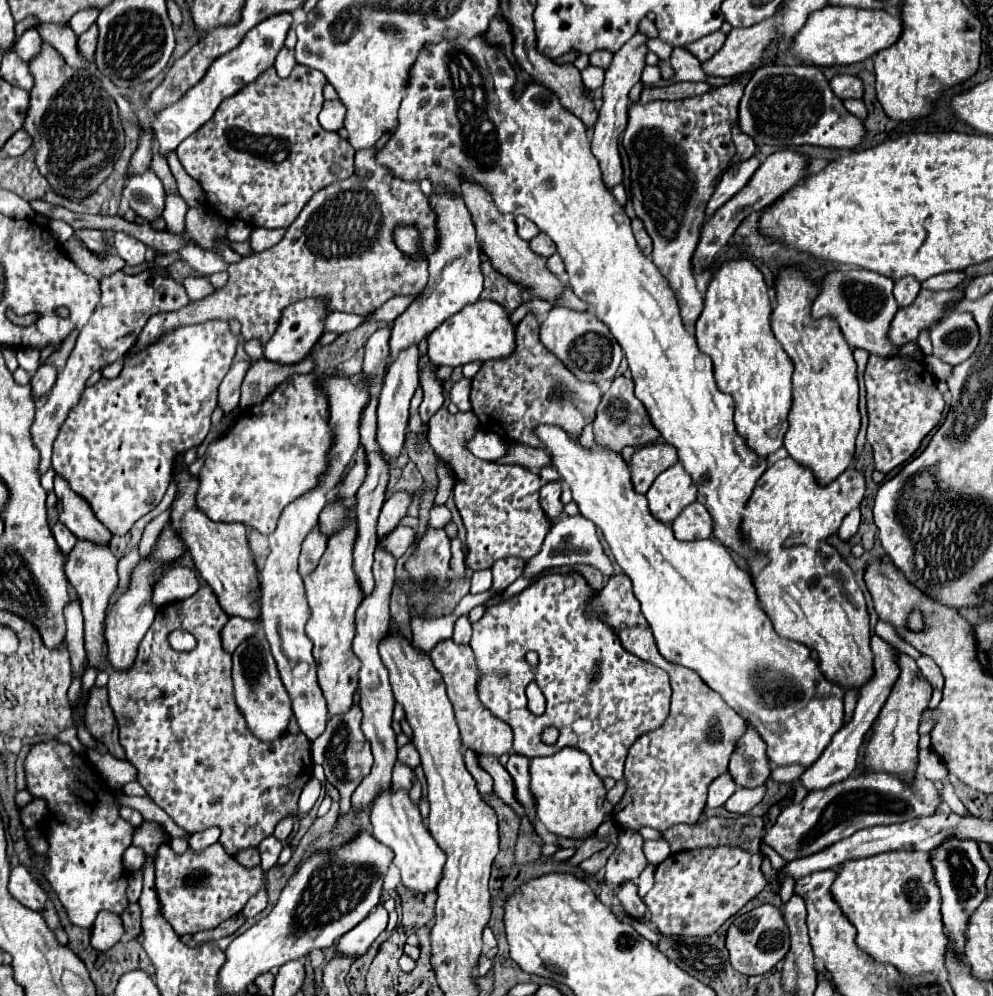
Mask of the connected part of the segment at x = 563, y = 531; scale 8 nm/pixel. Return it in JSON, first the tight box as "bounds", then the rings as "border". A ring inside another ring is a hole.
{"bounds":[522,514,612,578],"border":[[[580,514],[576,516],[562,516],[560,520],[554,522],[552,530],[548,532],[548,538],[544,540],[542,544],[542,550],[540,554],[536,554],[524,568],[522,576],[524,578],[534,578],[538,576],[542,570],[546,568],[562,568],[562,566],[578,566],[578,564],[590,564],[594,568],[598,568],[606,578],[612,576],[612,564],[608,560],[608,556],[604,554],[602,550],[602,544],[598,540],[598,534],[596,534],[596,526],[594,522],[588,522],[588,518],[580,518]]]}

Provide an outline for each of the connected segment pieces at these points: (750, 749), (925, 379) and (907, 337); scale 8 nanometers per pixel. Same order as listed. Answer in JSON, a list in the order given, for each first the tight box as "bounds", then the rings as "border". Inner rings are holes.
[{"bounds":[728,722,770,788],"border":[[[750,722],[746,724],[746,732],[742,734],[740,742],[732,752],[728,770],[736,780],[736,784],[744,788],[754,788],[764,784],[770,774],[764,740],[758,738],[756,728]]]},{"bounds":[864,356,946,474],"border":[[[870,356],[864,380],[868,402],[868,444],[874,450],[876,470],[888,474],[920,448],[922,438],[940,422],[946,402],[932,374],[922,362],[912,358]]]},{"bounds":[888,290,962,346],"border":[[[920,290],[918,298],[908,308],[900,308],[896,312],[892,326],[888,330],[888,340],[894,346],[902,346],[906,342],[916,340],[924,328],[930,328],[932,322],[944,316],[946,304],[958,298],[962,298],[958,290],[948,290],[948,292]]]}]

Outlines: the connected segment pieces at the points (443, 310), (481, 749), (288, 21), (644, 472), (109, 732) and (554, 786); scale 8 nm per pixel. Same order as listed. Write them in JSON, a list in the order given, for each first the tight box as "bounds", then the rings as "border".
[{"bounds":[388,190,484,366],"border":[[[432,190],[428,194],[428,198],[438,216],[438,224],[436,224],[438,226],[438,248],[428,258],[430,280],[428,280],[424,292],[394,320],[394,328],[392,328],[392,336],[390,336],[388,366],[394,362],[396,354],[400,354],[400,350],[406,350],[408,346],[418,344],[436,326],[440,326],[446,318],[456,314],[460,308],[480,300],[480,294],[484,290],[484,278],[482,278],[482,270],[480,270],[480,246],[476,242],[476,230],[472,226],[468,208],[460,200],[460,194]]]},{"bounds":[430,640,512,758],"border":[[[444,640],[432,648],[430,658],[446,682],[448,698],[454,704],[456,722],[462,732],[462,744],[466,748],[472,748],[478,754],[492,754],[496,758],[500,758],[502,754],[508,754],[512,750],[512,728],[504,720],[492,716],[492,712],[486,710],[484,704],[478,700],[478,694],[476,694],[478,674],[474,666],[472,648],[469,645],[456,644],[454,640]]]},{"bounds":[152,12,294,156],"border":[[[282,12],[282,14],[276,14],[272,18],[266,18],[264,22],[254,26],[244,36],[244,40],[240,42],[240,46],[236,50],[230,50],[224,56],[220,56],[208,68],[206,76],[194,88],[190,88],[178,102],[174,102],[172,106],[166,106],[164,110],[156,112],[154,122],[152,122],[152,130],[154,130],[154,136],[160,144],[160,154],[162,156],[166,156],[170,150],[176,150],[178,144],[184,138],[188,138],[202,124],[206,124],[212,118],[212,114],[216,112],[216,108],[220,106],[222,100],[234,96],[238,90],[242,90],[246,84],[254,82],[264,70],[268,70],[274,64],[278,52],[284,46],[284,38],[286,38],[286,32],[290,30],[292,22],[294,22],[294,18],[292,18],[290,12]]]},{"bounds":[630,442,678,494],"border":[[[654,442],[654,444],[640,446],[630,460],[634,490],[640,494],[646,494],[652,482],[656,480],[656,476],[664,472],[666,468],[674,466],[676,462],[678,462],[678,452],[674,446],[666,442]]]},{"bounds":[84,686,124,760],"border":[[[94,686],[88,692],[86,704],[84,704],[84,722],[90,734],[102,742],[108,752],[120,760],[124,760],[124,748],[118,742],[118,726],[116,716],[108,704],[108,690]]]},{"bounds":[530,746,612,838],"border":[[[572,746],[552,758],[530,760],[530,790],[534,794],[536,818],[548,832],[562,838],[586,838],[612,816],[612,804],[606,800],[602,778],[592,770],[588,756]]]}]

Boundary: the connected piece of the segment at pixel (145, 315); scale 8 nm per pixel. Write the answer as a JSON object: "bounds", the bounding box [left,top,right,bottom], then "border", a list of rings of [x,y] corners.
{"bounds":[30,270,190,474],"border":[[[144,270],[136,276],[128,276],[124,272],[116,272],[100,282],[102,286],[102,298],[88,320],[88,324],[80,330],[76,346],[66,362],[66,368],[58,374],[58,380],[48,394],[46,402],[38,406],[34,424],[30,428],[32,442],[40,452],[40,464],[38,474],[44,474],[50,468],[50,456],[52,456],[52,444],[56,440],[56,434],[60,432],[60,426],[64,424],[64,418],[68,418],[68,410],[76,406],[76,400],[80,400],[80,394],[86,390],[86,380],[92,376],[92,372],[102,370],[104,366],[120,360],[136,342],[138,334],[142,332],[144,324],[152,314],[158,312],[172,312],[186,306],[190,300],[186,296],[186,290],[182,284],[174,282],[172,278],[166,278],[154,270]]]}

